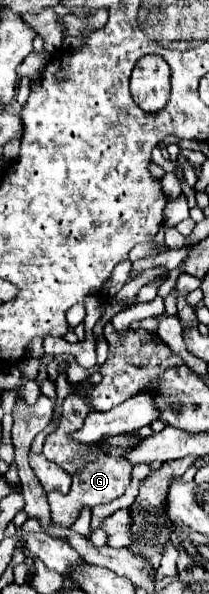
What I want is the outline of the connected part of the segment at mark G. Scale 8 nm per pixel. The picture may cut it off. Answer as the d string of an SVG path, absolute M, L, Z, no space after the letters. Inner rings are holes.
M67 395L63 399L63 417L59 427L47 435L45 445L43 445L43 455L57 463L59 467L63 467L71 477L73 477L73 485L69 495L61 495L61 493L49 493L47 501L51 507L51 523L49 525L73 525L81 513L83 507L97 507L97 505L105 505L111 503L113 499L121 497L125 493L125 489L131 483L131 473L133 473L133 463L125 459L125 453L129 449L133 449L133 445L141 443L139 435L117 435L117 437L109 437L105 441L99 441L97 445L77 445L77 441L73 441L69 437L69 433L75 433L75 429L79 429L85 421L85 417L91 413L91 405L87 405L87 399L83 395ZM95 453L97 459L89 461L89 455Z

